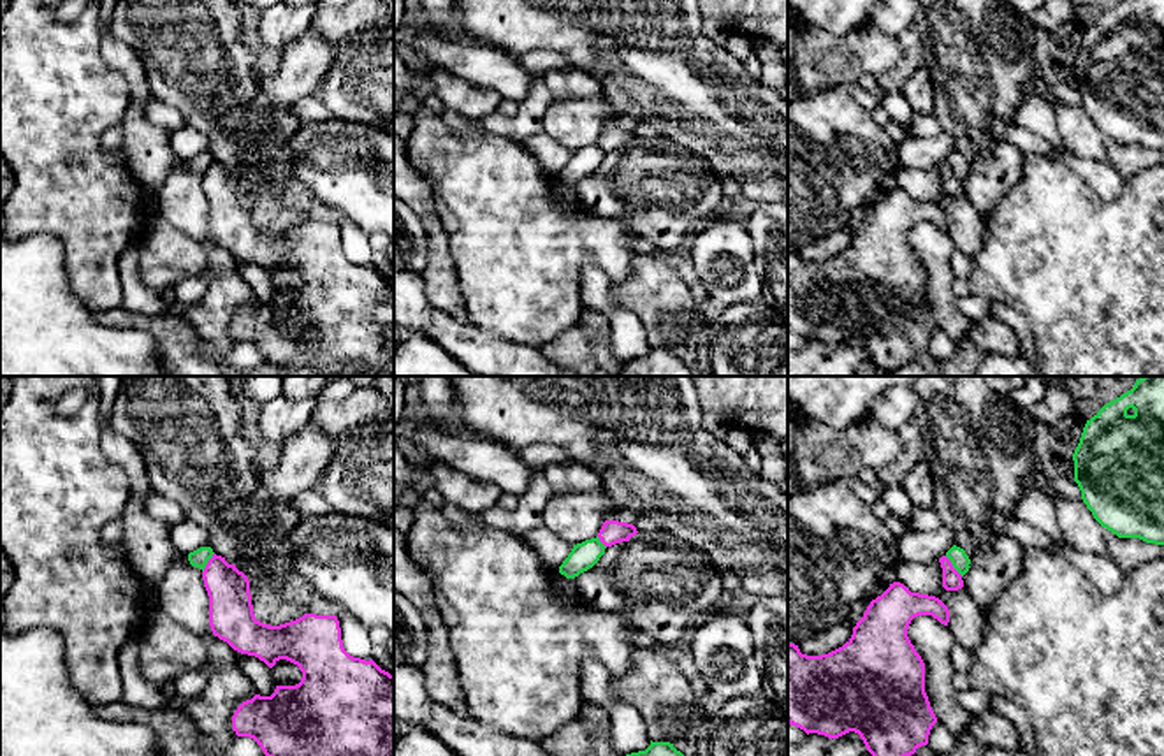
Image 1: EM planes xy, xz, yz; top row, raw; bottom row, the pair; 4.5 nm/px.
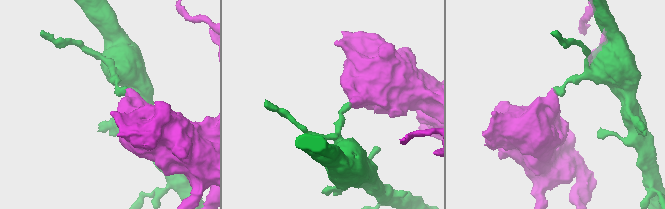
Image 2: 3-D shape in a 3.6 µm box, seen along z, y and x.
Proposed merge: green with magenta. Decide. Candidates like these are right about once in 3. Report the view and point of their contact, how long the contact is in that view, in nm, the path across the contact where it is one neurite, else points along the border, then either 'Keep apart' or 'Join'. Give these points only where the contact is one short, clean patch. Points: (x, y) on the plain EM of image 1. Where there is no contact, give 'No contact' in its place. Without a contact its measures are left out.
Touches green at yz (953, 173). Shared border 130 nm. Boundary: yz (945, 162), (962, 181). Keep apart

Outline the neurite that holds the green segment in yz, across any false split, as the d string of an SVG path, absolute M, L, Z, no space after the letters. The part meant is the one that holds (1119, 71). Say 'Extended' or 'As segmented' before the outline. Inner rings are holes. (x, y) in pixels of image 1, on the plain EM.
As segmented. M1122 0L1087 26L1073 60L1074 88L1094 125L1118 144L1164 151L1164 0Z

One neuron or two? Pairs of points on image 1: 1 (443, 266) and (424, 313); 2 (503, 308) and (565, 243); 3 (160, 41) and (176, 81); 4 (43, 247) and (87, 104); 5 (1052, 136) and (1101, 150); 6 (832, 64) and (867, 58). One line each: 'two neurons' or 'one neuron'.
1: two neurons
2: one neuron
3: one neuron
4: two neurons
5: two neurons
6: one neuron

